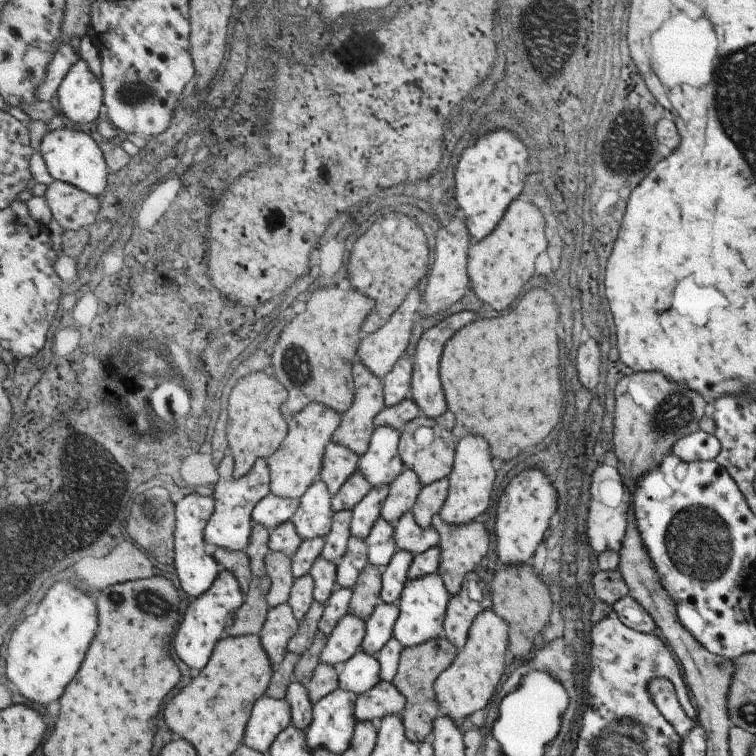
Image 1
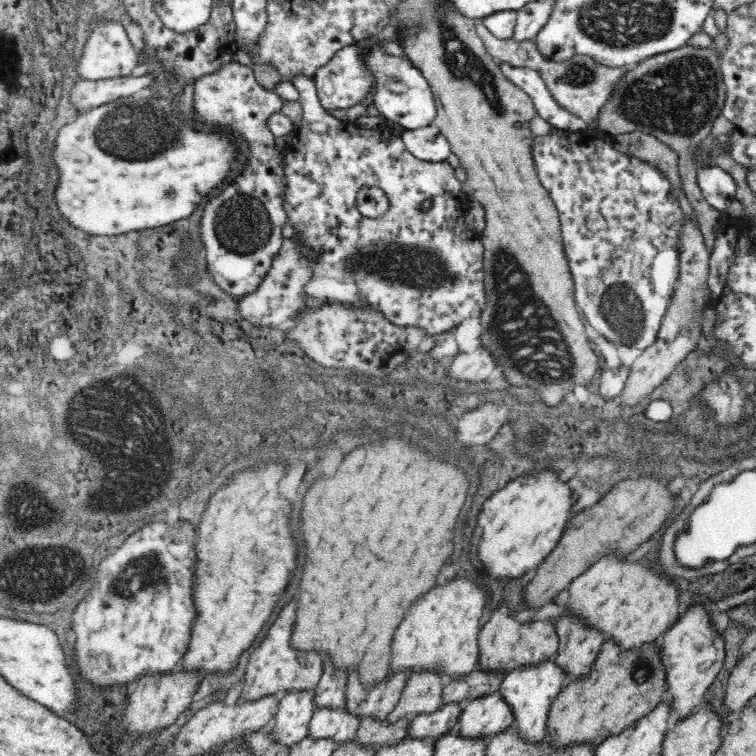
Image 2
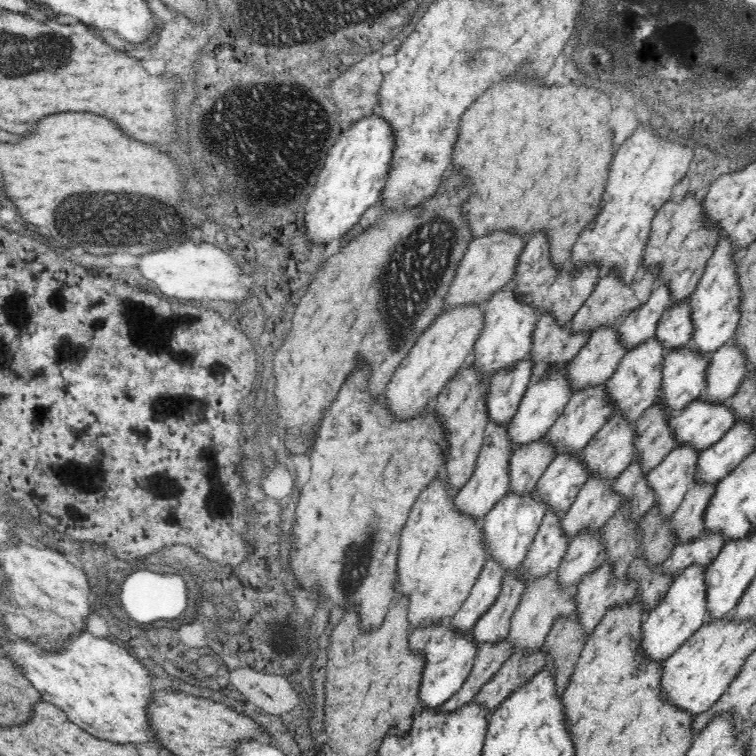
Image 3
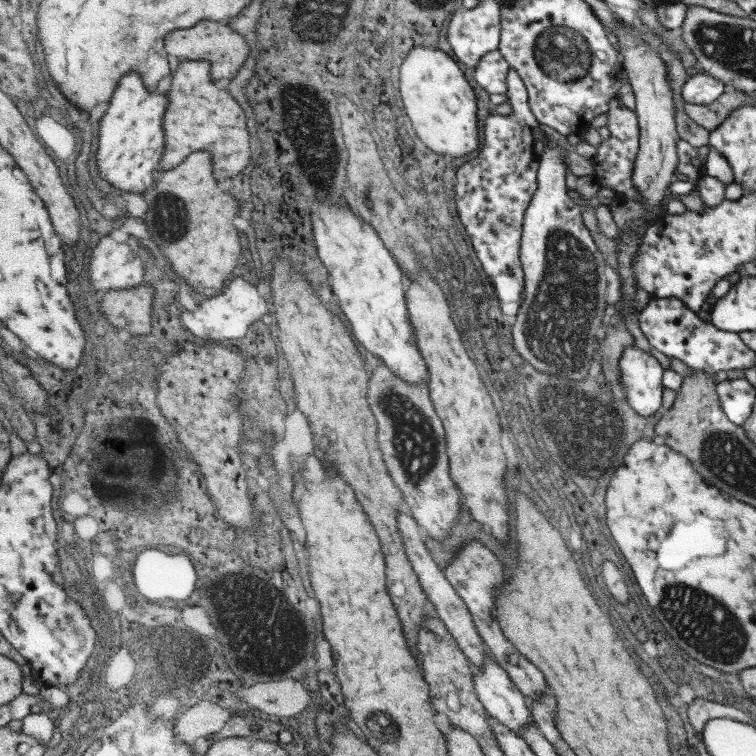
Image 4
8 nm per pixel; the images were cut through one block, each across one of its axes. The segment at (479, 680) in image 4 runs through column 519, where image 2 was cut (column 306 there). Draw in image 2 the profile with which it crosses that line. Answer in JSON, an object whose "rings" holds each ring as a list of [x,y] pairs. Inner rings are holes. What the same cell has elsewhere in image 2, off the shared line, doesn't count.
{"rings":[[[290,692],[280,698],[278,712],[274,714],[272,724],[266,732],[270,732],[272,742],[292,750],[294,744],[300,744],[308,738],[308,728],[312,716],[316,712],[314,692]]]}

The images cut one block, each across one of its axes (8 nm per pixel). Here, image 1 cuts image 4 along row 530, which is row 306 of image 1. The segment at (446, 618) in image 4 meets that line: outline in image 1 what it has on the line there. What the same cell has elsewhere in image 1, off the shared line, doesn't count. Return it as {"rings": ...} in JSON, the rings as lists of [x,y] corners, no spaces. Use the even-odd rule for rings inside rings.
{"rings":[[[411,290],[405,298],[405,302],[397,308],[393,318],[387,322],[387,326],[369,338],[363,340],[359,348],[359,358],[381,378],[387,378],[391,370],[395,368],[395,360],[405,352],[411,332],[411,320],[421,302],[419,290]]]}

